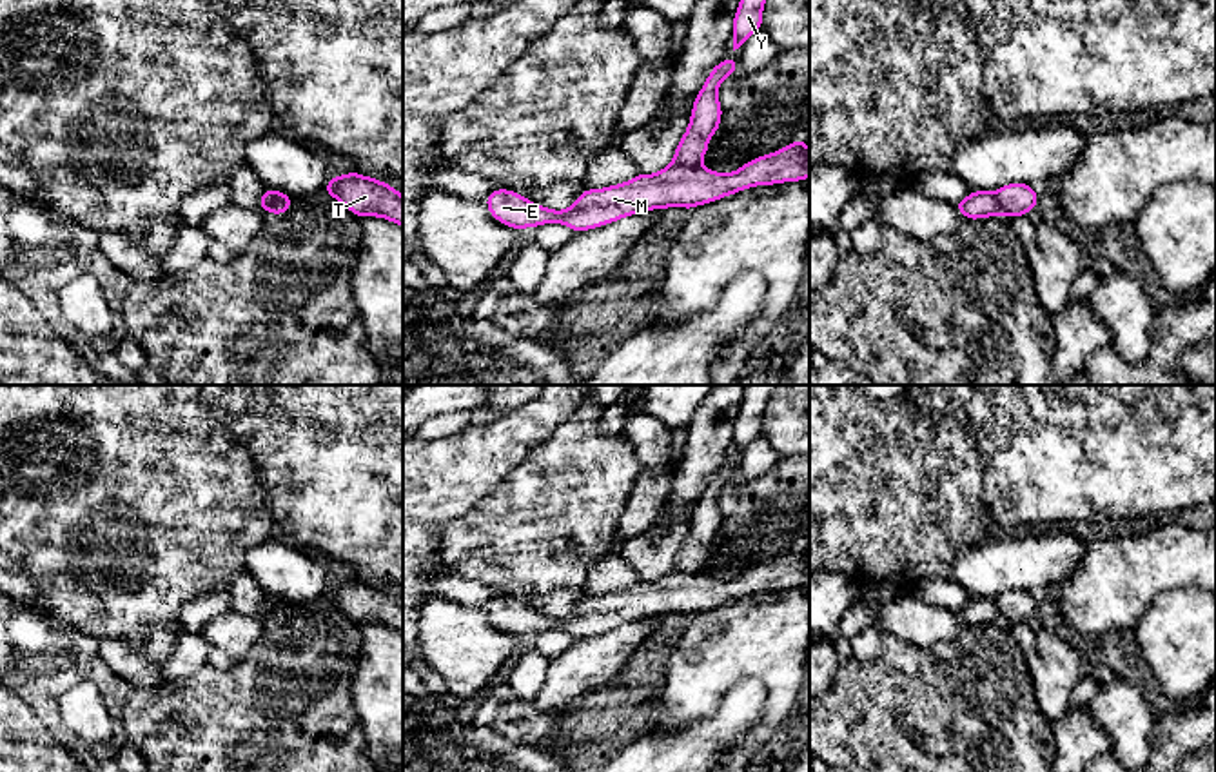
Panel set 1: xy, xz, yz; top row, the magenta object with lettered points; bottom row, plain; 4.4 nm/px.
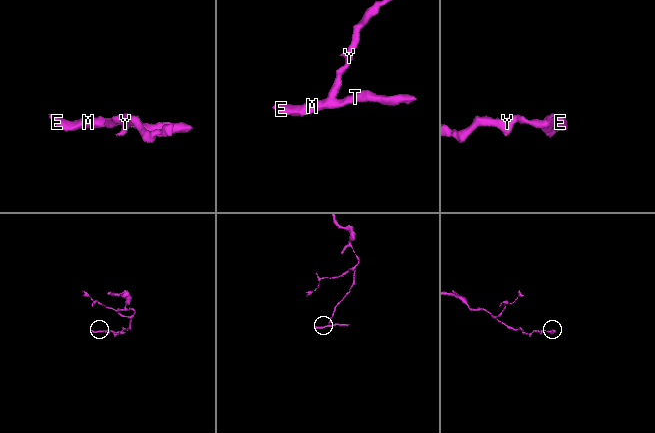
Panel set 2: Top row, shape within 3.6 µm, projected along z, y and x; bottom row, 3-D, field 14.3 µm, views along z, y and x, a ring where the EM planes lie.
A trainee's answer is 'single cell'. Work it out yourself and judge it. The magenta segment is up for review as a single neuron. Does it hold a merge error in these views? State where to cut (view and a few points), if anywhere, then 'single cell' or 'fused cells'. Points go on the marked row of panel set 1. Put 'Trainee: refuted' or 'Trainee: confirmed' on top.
Trainee: refuted
xy (291, 198), (278, 198), (269, 211) | fused cells

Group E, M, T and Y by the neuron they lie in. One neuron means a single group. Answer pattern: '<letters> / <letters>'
E M T / Y

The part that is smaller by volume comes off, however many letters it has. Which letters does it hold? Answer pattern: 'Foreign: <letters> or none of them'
Foreign: E, M, T

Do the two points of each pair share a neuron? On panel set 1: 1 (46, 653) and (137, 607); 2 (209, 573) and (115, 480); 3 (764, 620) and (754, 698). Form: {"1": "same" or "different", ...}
{"1": "different", "2": "same", "3": "different"}

